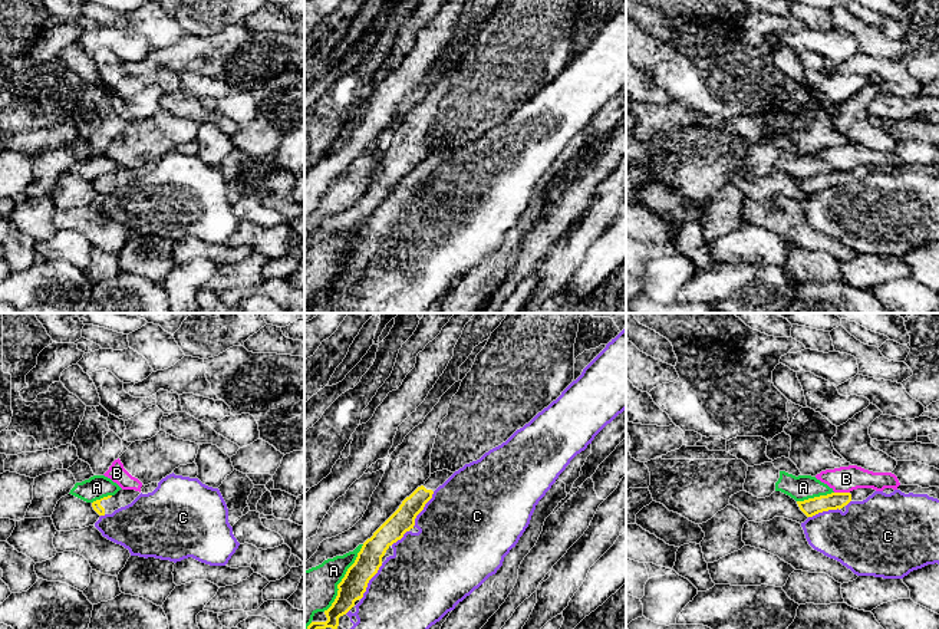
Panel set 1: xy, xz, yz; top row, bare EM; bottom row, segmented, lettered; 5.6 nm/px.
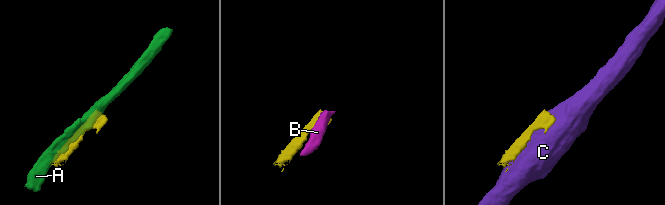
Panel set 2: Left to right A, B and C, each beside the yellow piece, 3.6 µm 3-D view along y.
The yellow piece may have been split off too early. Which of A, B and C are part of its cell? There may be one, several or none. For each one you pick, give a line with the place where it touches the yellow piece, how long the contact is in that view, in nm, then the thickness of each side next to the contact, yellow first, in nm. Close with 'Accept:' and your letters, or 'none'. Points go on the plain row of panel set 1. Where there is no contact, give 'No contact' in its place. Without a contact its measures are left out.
Accept: none

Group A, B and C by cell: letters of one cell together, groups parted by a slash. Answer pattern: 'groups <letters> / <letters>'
groups A / B / C

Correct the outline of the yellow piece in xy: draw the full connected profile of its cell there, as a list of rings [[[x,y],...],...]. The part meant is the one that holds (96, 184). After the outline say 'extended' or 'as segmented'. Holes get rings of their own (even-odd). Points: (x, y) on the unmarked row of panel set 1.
[[[119,168],[115,174],[108,174],[92,181],[99,194],[112,192],[115,188],[131,182],[141,171],[135,168]]]; extended

